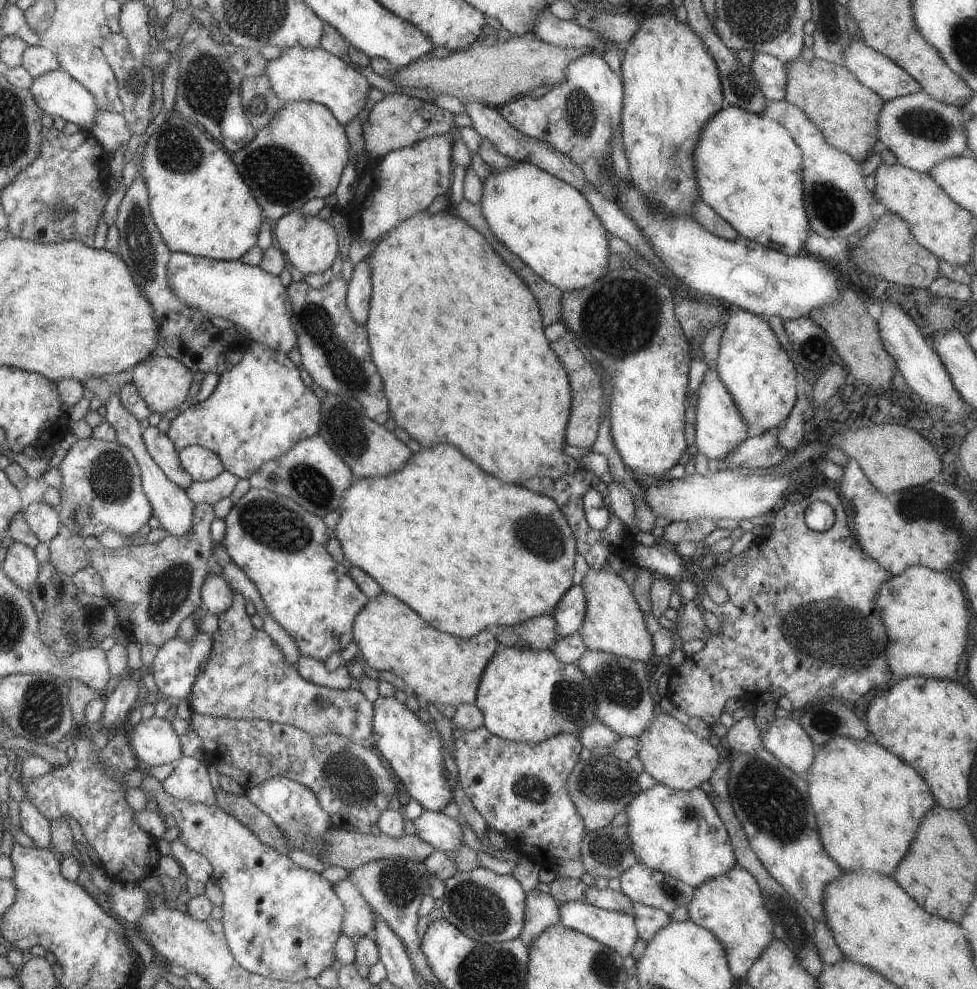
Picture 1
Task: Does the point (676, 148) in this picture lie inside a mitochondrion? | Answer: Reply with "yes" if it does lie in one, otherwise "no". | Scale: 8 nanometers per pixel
yes

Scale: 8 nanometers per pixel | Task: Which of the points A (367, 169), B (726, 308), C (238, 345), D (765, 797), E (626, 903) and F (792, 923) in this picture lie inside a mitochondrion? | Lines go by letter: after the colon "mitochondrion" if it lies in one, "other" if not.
A: other
B: other
C: other
D: mitochondrion
E: other
F: mitochondrion

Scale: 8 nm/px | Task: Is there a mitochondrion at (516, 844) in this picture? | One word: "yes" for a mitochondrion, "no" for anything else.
no

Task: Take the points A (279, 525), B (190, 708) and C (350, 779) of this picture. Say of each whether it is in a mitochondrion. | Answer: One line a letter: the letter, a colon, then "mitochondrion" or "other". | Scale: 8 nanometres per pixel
A: mitochondrion
B: other
C: mitochondrion

